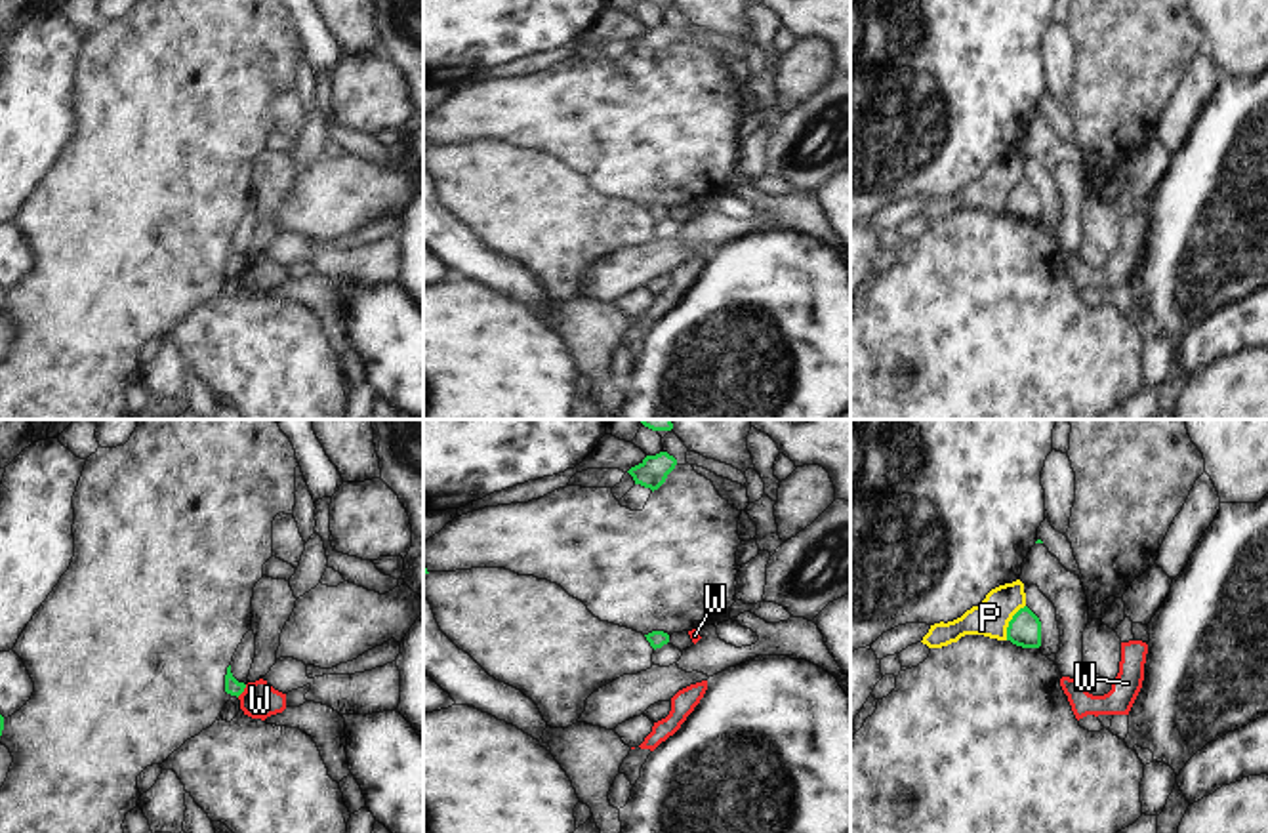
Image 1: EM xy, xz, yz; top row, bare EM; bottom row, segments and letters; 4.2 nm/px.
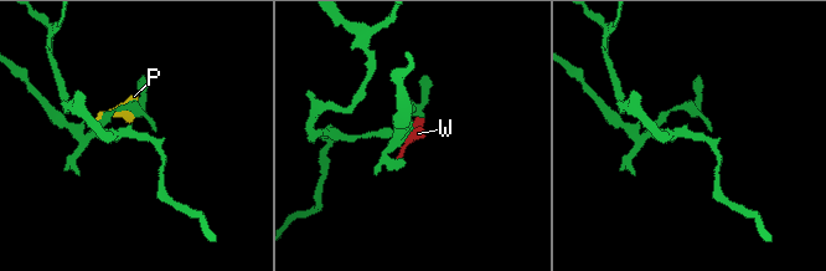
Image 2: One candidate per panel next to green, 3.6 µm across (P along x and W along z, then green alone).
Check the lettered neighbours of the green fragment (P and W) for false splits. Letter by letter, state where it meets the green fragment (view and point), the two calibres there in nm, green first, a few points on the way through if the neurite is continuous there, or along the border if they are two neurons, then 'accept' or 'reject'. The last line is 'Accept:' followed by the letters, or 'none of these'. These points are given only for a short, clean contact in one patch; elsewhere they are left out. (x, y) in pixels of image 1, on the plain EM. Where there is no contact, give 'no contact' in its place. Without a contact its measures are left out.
P: yz (1009, 195) | 140/150 nm | reject
W: xy (243, 264) | 70/160 nm | along xy (246, 258), (237, 269) | reject
Accept: none of these

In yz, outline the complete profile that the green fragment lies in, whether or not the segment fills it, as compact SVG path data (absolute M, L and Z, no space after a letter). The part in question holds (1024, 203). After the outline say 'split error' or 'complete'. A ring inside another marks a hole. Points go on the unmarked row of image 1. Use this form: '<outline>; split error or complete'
M1028 179L1020 181L1009 194L1007 213L1022 221L1041 219L1041 194Z; complete

